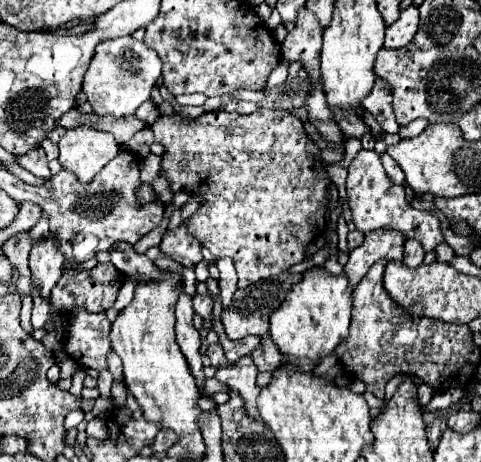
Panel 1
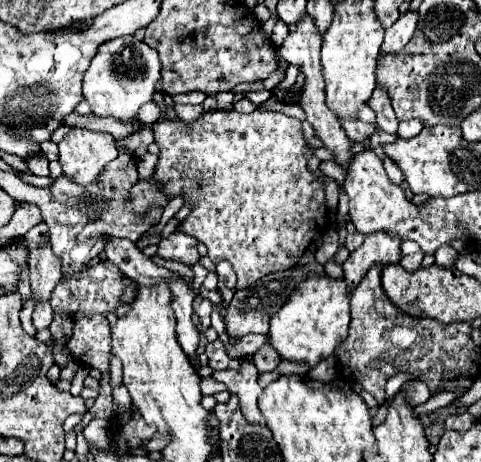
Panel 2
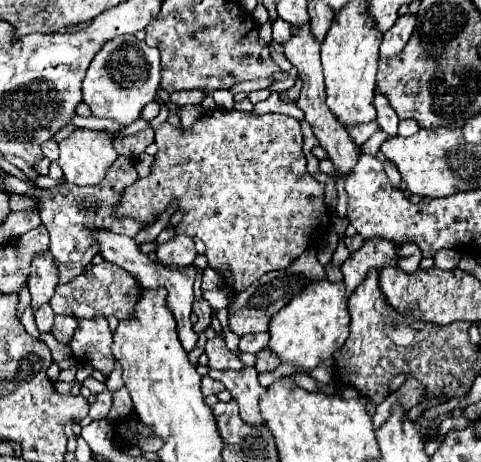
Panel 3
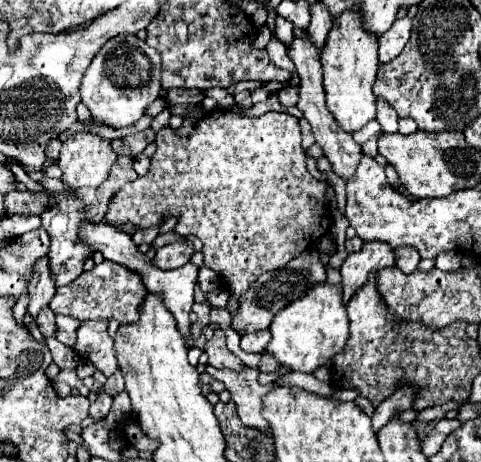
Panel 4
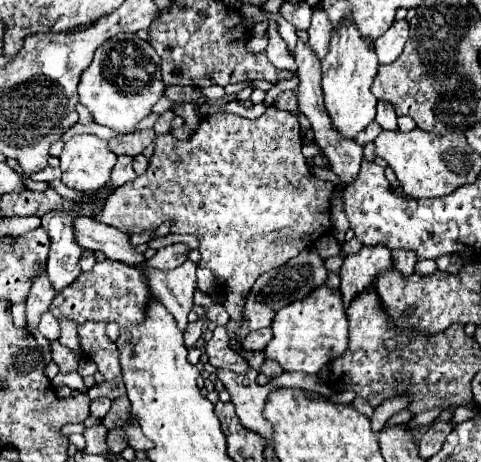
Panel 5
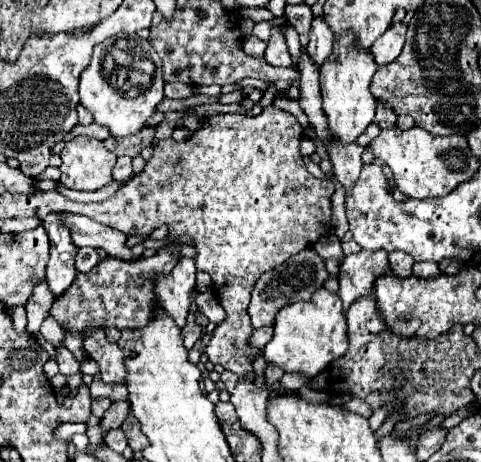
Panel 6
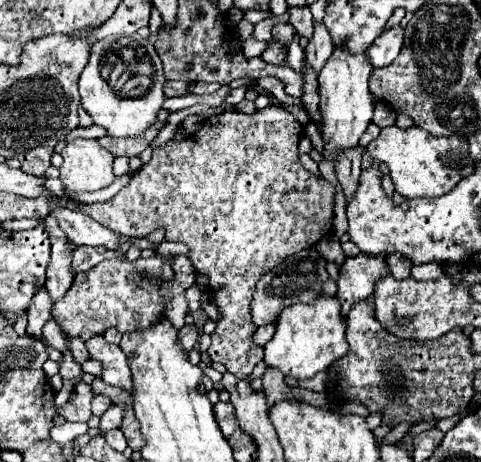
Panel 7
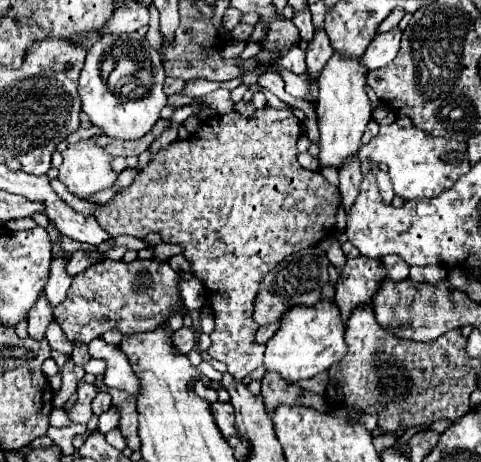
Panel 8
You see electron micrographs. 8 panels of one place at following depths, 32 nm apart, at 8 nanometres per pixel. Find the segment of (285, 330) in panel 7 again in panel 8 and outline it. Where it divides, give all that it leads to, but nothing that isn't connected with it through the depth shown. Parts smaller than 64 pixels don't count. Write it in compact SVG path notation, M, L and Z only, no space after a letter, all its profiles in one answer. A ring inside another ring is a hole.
M320 300L312 308L292 308L288 316L280 322L278 332L266 342L264 368L268 372L278 372L286 382L294 384L304 378L314 378L316 374L328 370L332 364L346 356L344 324L334 302Z

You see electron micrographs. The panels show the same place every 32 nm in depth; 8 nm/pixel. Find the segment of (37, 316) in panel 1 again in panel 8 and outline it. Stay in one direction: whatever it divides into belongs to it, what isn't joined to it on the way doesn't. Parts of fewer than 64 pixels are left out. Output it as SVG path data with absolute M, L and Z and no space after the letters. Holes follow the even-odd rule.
M52 322L52 324L48 326L48 330L46 330L46 340L50 342L52 350L56 350L56 352L60 352L60 354L66 354L66 356L72 356L74 344L64 336L62 328L60 328L56 322Z

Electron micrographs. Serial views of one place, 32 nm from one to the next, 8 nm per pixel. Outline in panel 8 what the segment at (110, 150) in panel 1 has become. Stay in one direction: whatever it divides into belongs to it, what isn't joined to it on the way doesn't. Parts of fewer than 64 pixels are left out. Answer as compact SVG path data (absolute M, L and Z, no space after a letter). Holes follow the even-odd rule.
M90 140L70 144L62 152L62 158L64 162L58 168L58 180L78 198L88 200L90 196L116 184L118 174L110 168L112 158Z

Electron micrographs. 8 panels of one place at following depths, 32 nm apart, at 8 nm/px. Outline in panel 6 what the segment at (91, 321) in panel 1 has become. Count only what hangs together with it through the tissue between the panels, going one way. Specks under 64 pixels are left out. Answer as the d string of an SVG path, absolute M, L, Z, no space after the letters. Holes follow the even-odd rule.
M104 330L88 332L84 338L84 350L100 364L101 379L105 383L123 383L126 386L128 370L124 368L124 352L118 348L118 344L106 340Z

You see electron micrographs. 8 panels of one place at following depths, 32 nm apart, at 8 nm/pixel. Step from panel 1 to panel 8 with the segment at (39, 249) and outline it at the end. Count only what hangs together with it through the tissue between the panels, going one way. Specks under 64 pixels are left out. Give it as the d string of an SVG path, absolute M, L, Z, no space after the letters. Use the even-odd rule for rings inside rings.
M40 296L40 300L32 306L32 312L28 312L28 334L34 340L42 340L48 324L54 322L52 308L48 308L48 300Z

